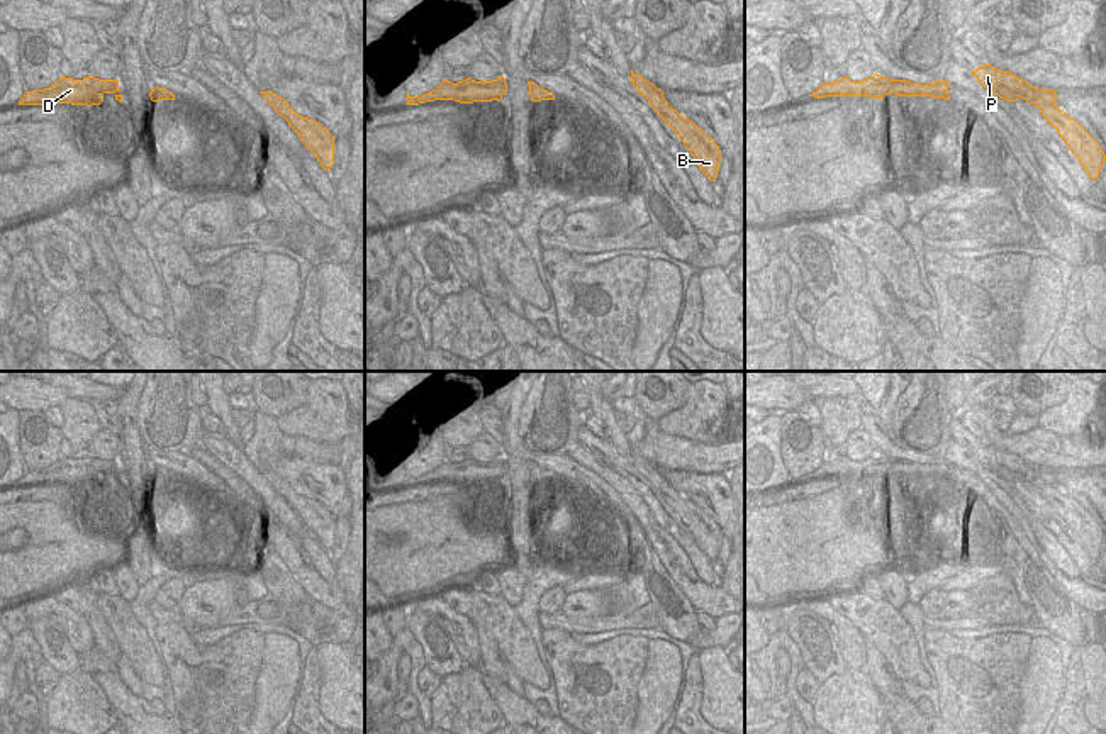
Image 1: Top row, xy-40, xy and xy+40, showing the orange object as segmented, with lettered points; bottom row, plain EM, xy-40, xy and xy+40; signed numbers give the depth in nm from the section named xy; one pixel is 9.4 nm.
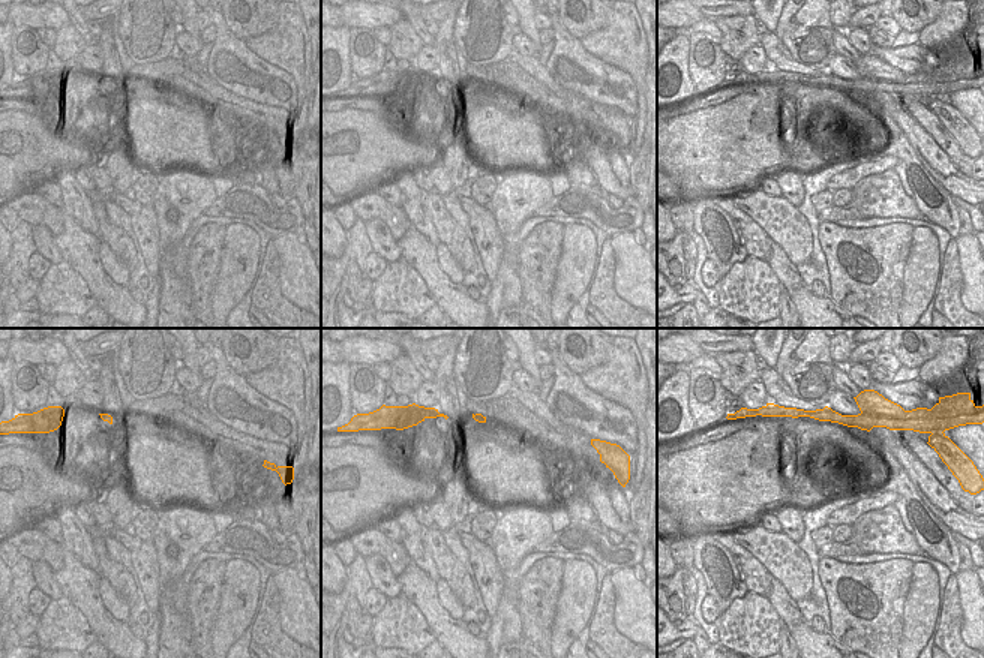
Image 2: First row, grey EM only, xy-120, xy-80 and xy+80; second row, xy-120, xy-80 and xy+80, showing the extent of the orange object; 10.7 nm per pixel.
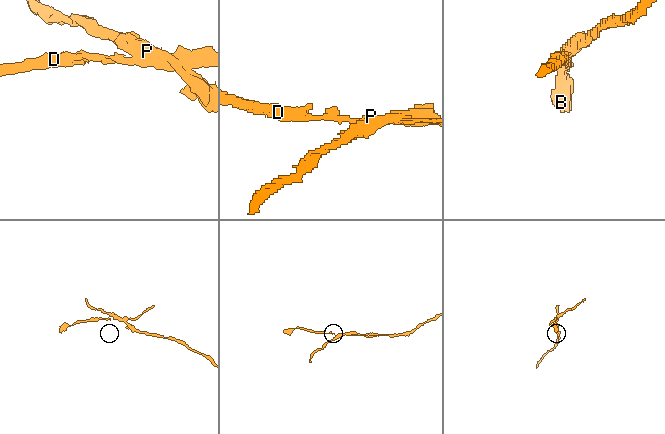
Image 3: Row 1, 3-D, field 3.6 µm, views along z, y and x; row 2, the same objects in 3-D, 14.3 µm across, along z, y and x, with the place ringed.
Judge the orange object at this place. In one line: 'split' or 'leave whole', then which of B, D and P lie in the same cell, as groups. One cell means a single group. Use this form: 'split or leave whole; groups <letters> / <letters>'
split; groups B P / D

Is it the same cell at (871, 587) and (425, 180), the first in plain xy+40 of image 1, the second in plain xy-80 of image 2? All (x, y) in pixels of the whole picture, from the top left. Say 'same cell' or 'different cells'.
same cell

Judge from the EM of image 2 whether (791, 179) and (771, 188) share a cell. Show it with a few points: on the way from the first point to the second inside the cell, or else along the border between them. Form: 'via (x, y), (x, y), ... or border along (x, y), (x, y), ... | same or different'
border along (773, 174), (782, 195) | different

